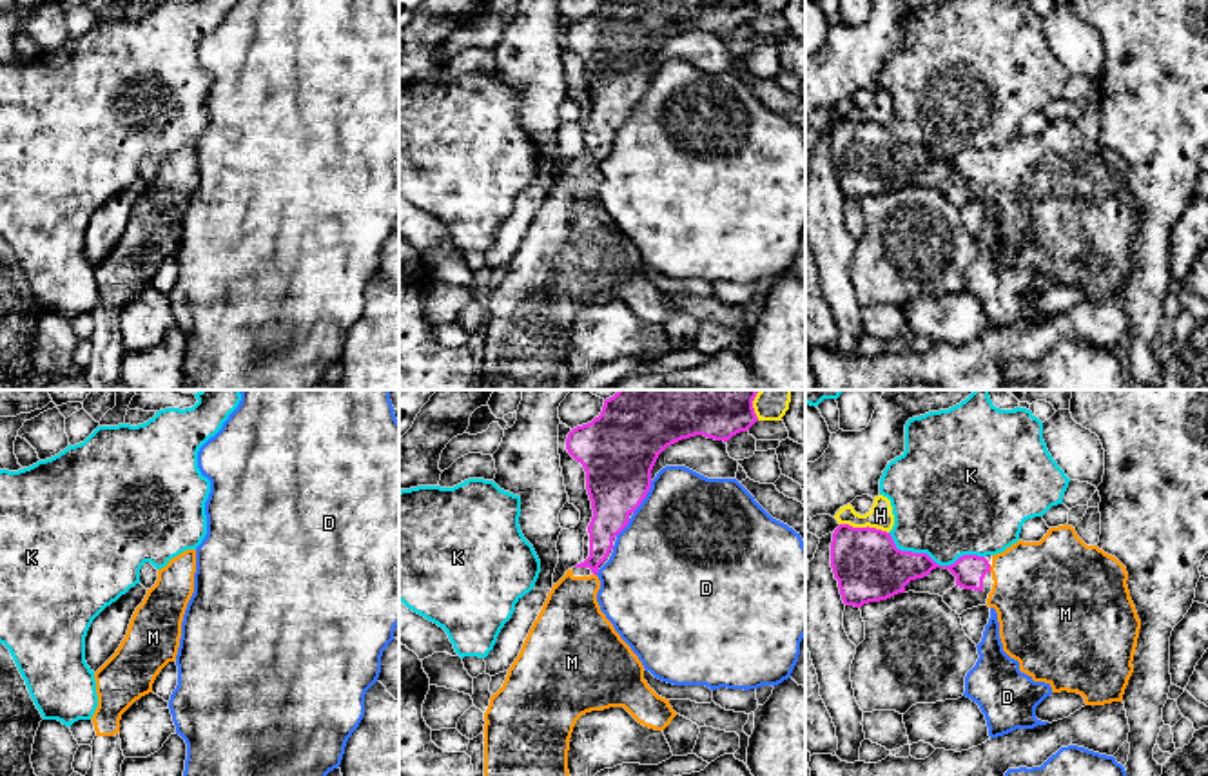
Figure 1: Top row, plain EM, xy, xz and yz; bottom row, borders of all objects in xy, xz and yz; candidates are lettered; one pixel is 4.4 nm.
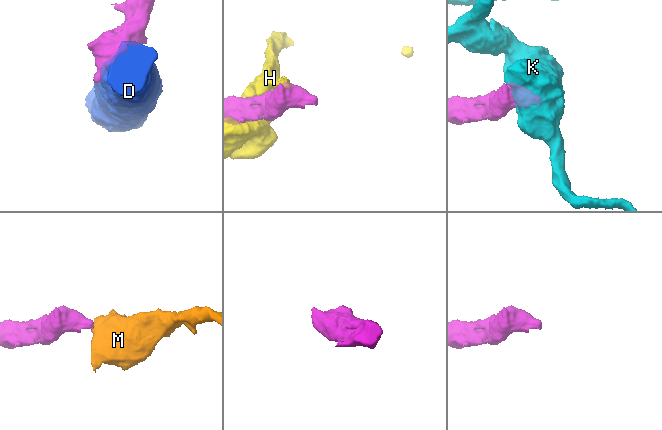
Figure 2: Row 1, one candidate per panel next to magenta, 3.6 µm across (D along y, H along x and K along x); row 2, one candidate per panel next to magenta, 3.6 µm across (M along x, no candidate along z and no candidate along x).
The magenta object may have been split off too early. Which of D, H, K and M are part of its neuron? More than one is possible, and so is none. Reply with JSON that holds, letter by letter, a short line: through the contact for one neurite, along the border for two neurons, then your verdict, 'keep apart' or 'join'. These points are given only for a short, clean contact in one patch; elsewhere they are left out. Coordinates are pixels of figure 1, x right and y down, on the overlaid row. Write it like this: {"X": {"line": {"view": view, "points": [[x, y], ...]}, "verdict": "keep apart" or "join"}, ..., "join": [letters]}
{"D": {"verdict": "keep apart"}, "H": {"verdict": "keep apart"}, "K": {"verdict": "keep apart"}, "M": {"line": {"view": "yz", "points": [[969, 570], [989, 570], [1018, 572], [1042, 590]]}, "verdict": "join"}, "join": ["M"]}

